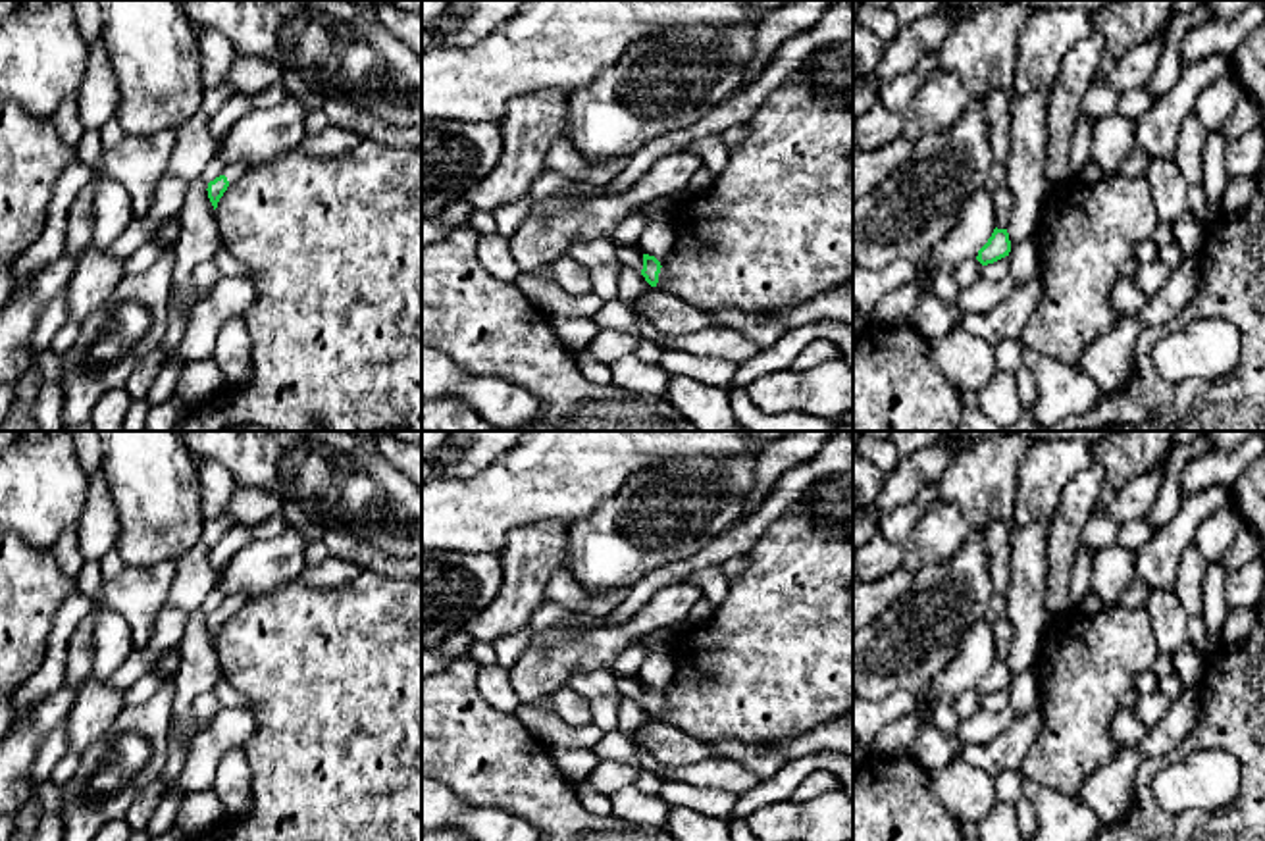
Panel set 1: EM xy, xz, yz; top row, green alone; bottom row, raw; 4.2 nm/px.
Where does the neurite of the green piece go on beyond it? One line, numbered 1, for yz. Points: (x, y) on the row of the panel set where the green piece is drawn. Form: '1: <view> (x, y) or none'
1: none

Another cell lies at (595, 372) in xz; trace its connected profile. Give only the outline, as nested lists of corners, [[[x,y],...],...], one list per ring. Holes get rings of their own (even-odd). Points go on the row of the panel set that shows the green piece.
[[[585,350],[574,352],[574,360],[585,381],[603,387],[614,383],[610,366],[595,360]]]

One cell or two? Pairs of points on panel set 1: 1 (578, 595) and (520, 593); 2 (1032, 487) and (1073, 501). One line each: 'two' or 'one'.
1: two
2: two

